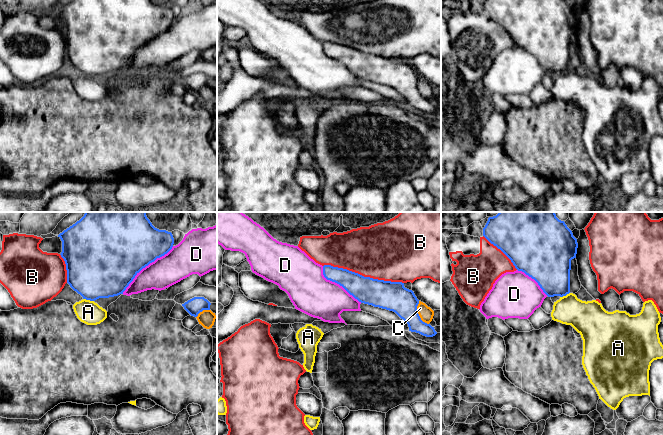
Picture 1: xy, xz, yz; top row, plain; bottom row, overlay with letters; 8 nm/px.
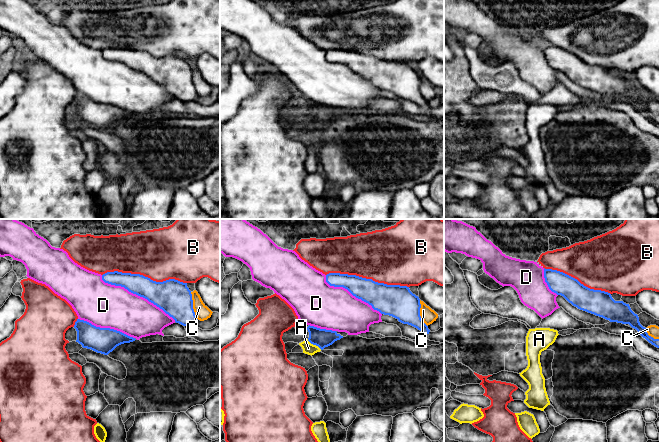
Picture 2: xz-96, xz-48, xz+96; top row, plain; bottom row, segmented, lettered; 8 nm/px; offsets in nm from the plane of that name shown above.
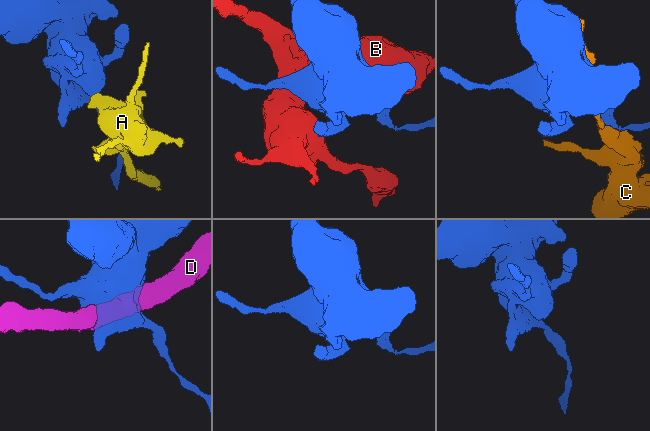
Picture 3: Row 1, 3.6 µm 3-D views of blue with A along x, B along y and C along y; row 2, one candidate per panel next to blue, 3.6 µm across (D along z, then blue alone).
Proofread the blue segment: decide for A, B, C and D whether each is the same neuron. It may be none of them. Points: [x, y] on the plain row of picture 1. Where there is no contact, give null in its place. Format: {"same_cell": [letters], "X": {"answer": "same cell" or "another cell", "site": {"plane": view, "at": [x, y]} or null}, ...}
{"same_cell": [], "A": {"answer": "another cell", "site": {"plane": "xy", "at": [88, 75]}}, "B": {"answer": "another cell", "site": {"plane": "xz", "at": [363, 52]}}, "C": {"answer": "another cell", "site": {"plane": "xz", "at": [418, 90]}}, "D": {"answer": "another cell", "site": {"plane": "xy", "at": [145, 42]}}}

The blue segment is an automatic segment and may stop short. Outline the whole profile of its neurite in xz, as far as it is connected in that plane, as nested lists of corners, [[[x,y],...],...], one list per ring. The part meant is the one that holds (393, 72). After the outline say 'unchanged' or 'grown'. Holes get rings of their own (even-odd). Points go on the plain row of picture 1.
[[[323,42],[327,56],[342,62],[359,78],[395,88],[409,103],[409,107],[426,113],[437,110],[434,103],[423,98],[417,88],[419,76],[402,58],[391,58],[364,53],[347,45]]] | unchanged

